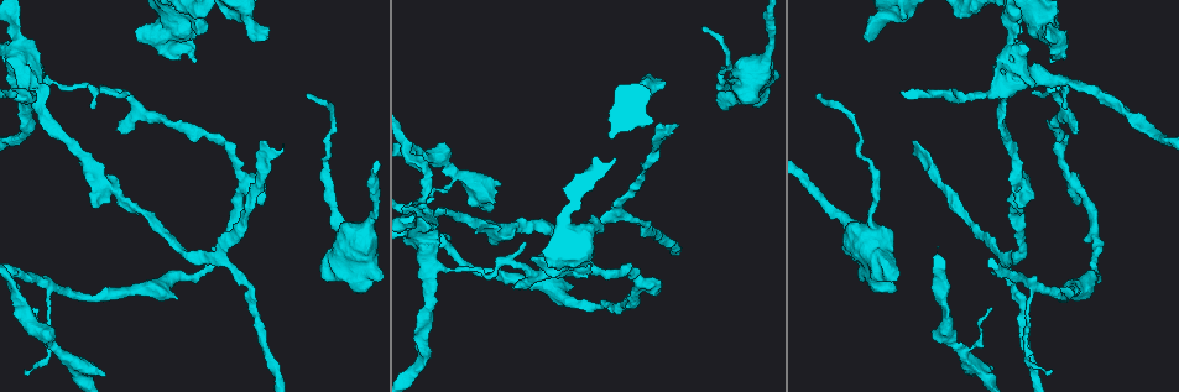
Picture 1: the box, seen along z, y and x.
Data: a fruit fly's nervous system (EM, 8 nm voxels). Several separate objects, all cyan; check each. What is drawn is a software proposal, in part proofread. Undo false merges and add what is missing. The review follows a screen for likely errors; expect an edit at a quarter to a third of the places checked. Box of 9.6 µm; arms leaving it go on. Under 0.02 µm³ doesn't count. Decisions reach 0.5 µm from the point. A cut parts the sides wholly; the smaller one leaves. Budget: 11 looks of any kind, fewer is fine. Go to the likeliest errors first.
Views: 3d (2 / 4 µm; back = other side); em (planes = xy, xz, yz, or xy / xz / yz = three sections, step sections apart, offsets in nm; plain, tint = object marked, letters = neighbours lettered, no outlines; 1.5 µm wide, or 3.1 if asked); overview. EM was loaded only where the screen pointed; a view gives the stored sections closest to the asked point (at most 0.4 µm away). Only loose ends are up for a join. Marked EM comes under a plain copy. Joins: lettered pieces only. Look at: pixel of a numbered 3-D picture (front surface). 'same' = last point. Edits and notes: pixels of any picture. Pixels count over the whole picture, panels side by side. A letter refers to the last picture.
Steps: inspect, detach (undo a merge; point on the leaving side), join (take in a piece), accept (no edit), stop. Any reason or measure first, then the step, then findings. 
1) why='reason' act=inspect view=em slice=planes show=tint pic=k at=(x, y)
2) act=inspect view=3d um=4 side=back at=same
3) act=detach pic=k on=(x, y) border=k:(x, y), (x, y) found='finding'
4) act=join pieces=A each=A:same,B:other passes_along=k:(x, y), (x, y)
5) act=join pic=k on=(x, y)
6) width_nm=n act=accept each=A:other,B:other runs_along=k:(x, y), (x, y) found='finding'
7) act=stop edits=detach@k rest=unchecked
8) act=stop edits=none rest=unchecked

why='free end' act=inspect view=3d um=4 pic=1 at=(661, 81)

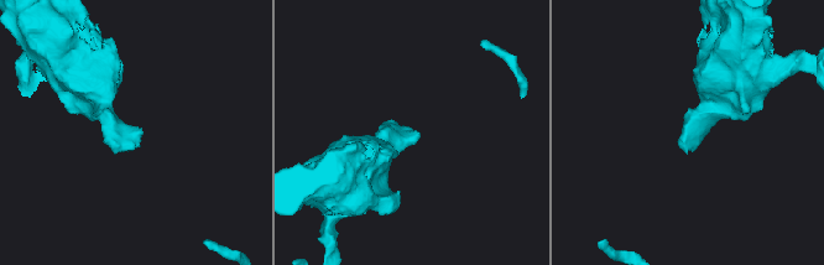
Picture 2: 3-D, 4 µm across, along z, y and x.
why='shape alone is not enough' act=inspect view=em slice=xz step=4 show=tint pic=2 at=(685, 148)

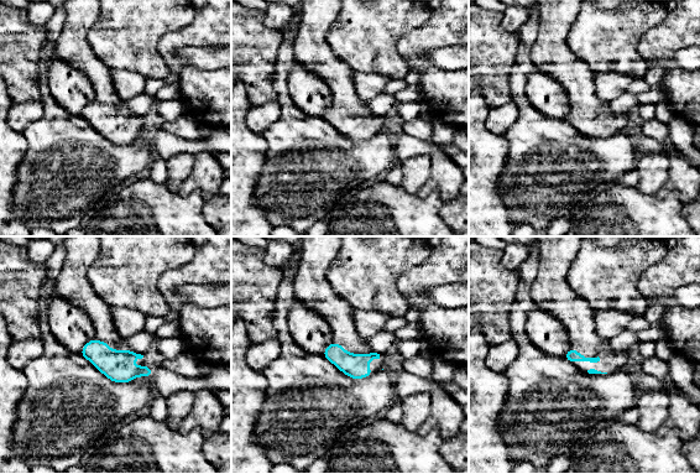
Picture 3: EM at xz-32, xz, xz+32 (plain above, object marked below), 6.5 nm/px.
why='cut it another way' act=inspect view=em slice=planes show=letters at=same

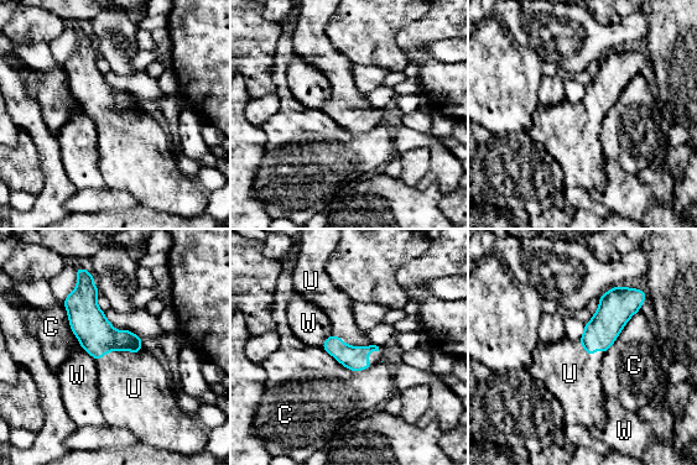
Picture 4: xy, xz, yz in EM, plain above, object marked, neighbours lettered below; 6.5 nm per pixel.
longest_contact=C:360nm act=join pic=4 on=(131, 386) each=C:other,U:same,W:other found='it goes on there'

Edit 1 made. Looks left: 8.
why='branch stops here' act=inspect view=3d um=2 pic=1 at=(306, 95)

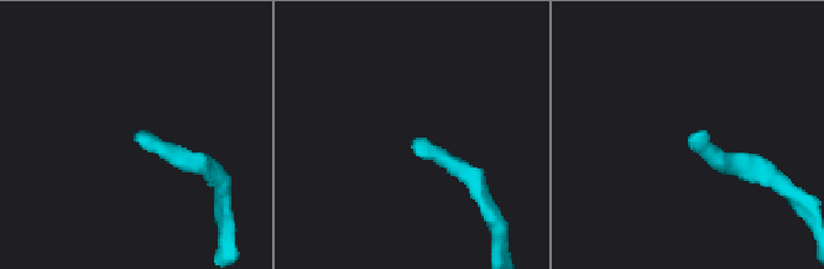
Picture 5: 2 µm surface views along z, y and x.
why='shape alone is not enough' act=inspect view=em slice=planes show=letters pic=5 at=(415, 145)

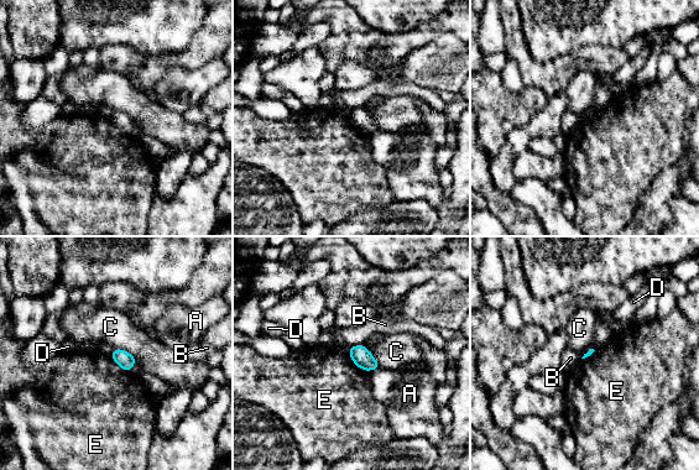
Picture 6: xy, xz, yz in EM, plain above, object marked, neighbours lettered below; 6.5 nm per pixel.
act=accept each=A:other,B:other,C:other,D:other,E:other border=6:(348, 350), (351, 360), (366, 371) found='none of them fits'

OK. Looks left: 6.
why='thick end' act=inspect view=em slice=planes show=letters pic=1 at=(761, 104)

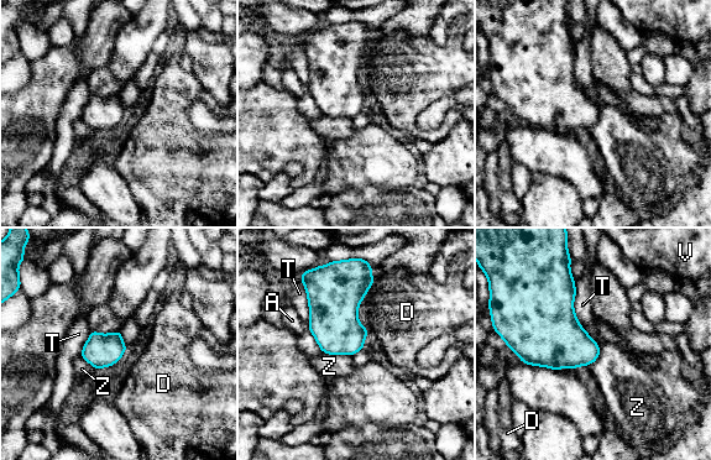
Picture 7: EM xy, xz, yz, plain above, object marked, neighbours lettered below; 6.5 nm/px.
act=accept each=A:other,D:other,T:other,V:other,Z:other border=7:(323, 351), (351, 356) found='no lettered piece goes on from it'

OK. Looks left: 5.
why='free end' act=inspect view=3d um=4 side=back pic=1 at=(32, 308)

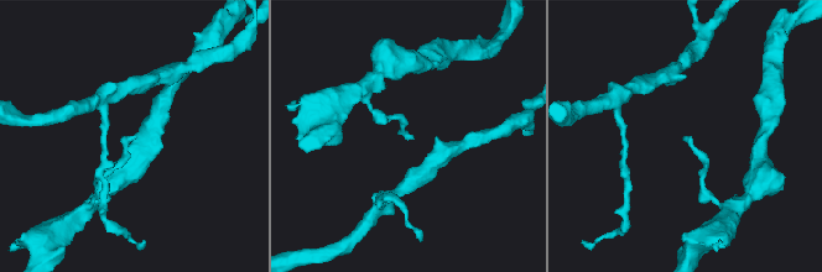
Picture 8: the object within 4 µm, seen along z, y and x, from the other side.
why='need the tissue' act=inspect view=em slice=planes show=letters pic=8 at=(412, 136)

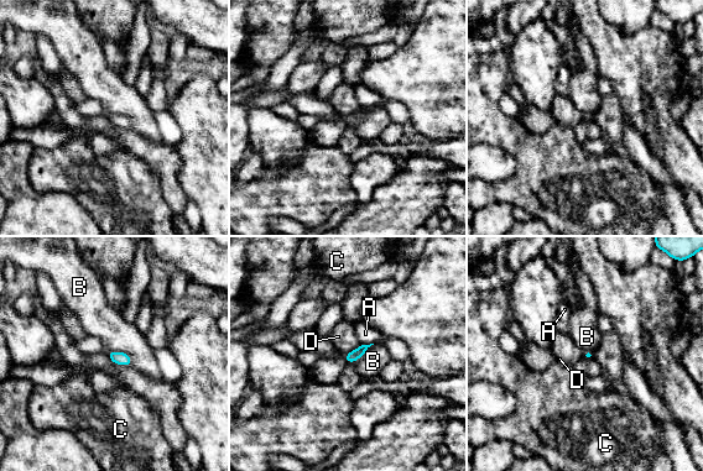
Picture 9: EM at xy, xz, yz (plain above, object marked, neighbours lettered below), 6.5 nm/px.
longest_contact=B:180nm act=accept each=A:other,B:other,C:other,D:other found='none of them fits'

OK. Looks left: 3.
act=stop edits=join@4 rest=unchecked

